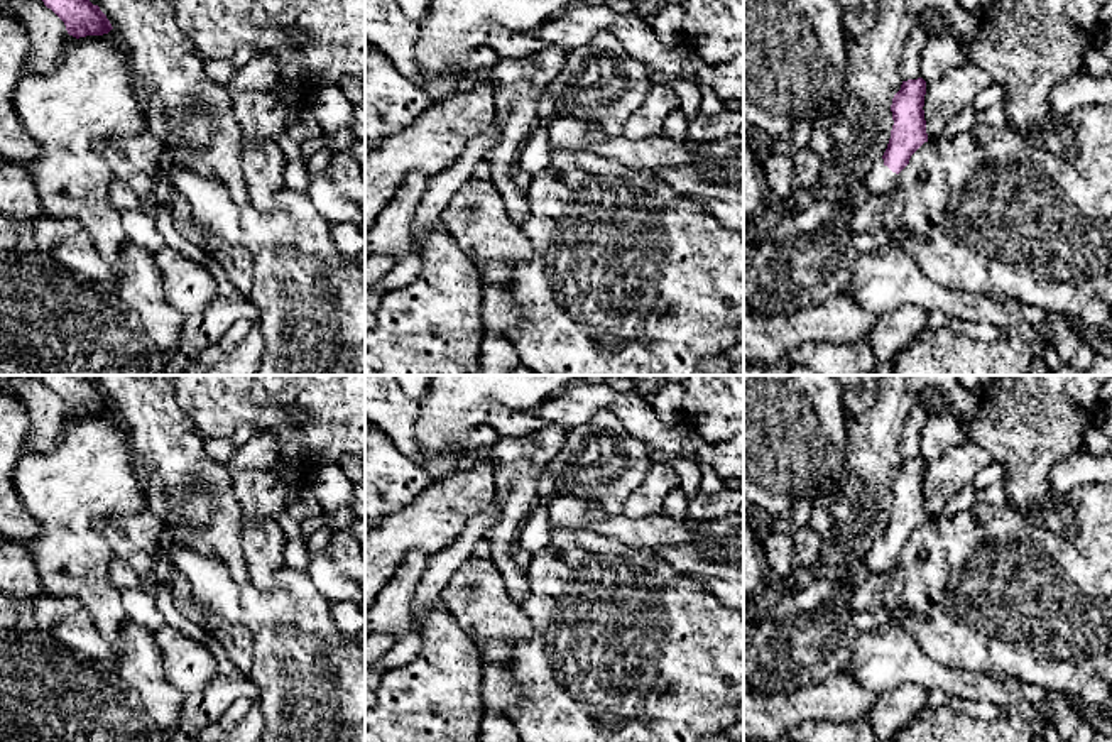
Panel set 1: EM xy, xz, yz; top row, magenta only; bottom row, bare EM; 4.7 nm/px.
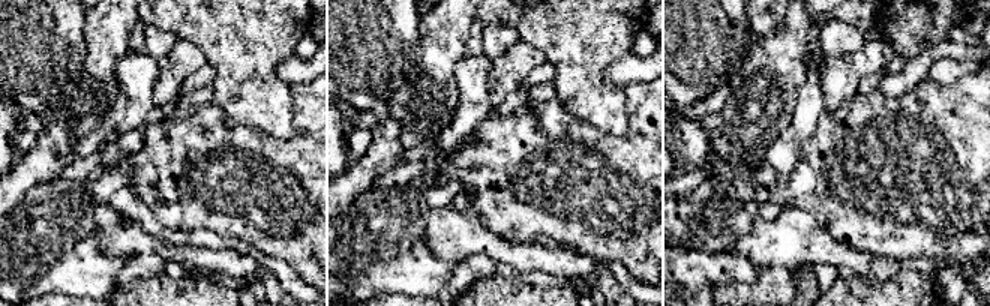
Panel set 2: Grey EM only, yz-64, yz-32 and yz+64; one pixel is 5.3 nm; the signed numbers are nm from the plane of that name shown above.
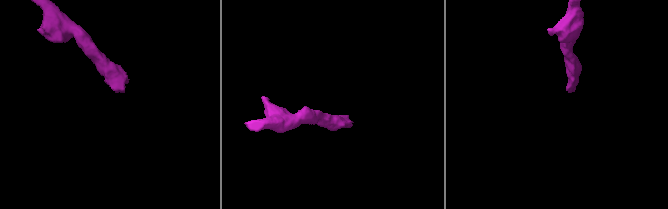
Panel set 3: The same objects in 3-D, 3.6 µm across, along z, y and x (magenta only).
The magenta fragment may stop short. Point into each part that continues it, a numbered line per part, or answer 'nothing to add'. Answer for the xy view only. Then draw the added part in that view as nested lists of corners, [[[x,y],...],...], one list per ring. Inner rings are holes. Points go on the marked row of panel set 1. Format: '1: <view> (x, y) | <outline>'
nothing to add

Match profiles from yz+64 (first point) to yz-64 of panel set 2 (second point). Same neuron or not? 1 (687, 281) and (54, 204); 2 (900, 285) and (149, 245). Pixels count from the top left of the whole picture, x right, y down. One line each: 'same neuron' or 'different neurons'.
1: different neurons
2: different neurons

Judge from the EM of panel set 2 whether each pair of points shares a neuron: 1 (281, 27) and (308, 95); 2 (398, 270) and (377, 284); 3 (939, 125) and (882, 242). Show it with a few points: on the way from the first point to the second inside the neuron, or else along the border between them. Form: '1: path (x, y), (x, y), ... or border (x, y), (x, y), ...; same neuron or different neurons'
1: border (290, 86), (291, 117), (294, 120); different neurons
2: path (393, 275), (381, 279); same neuron
3: path (935, 153), (935, 159), (884, 213); same neuron

